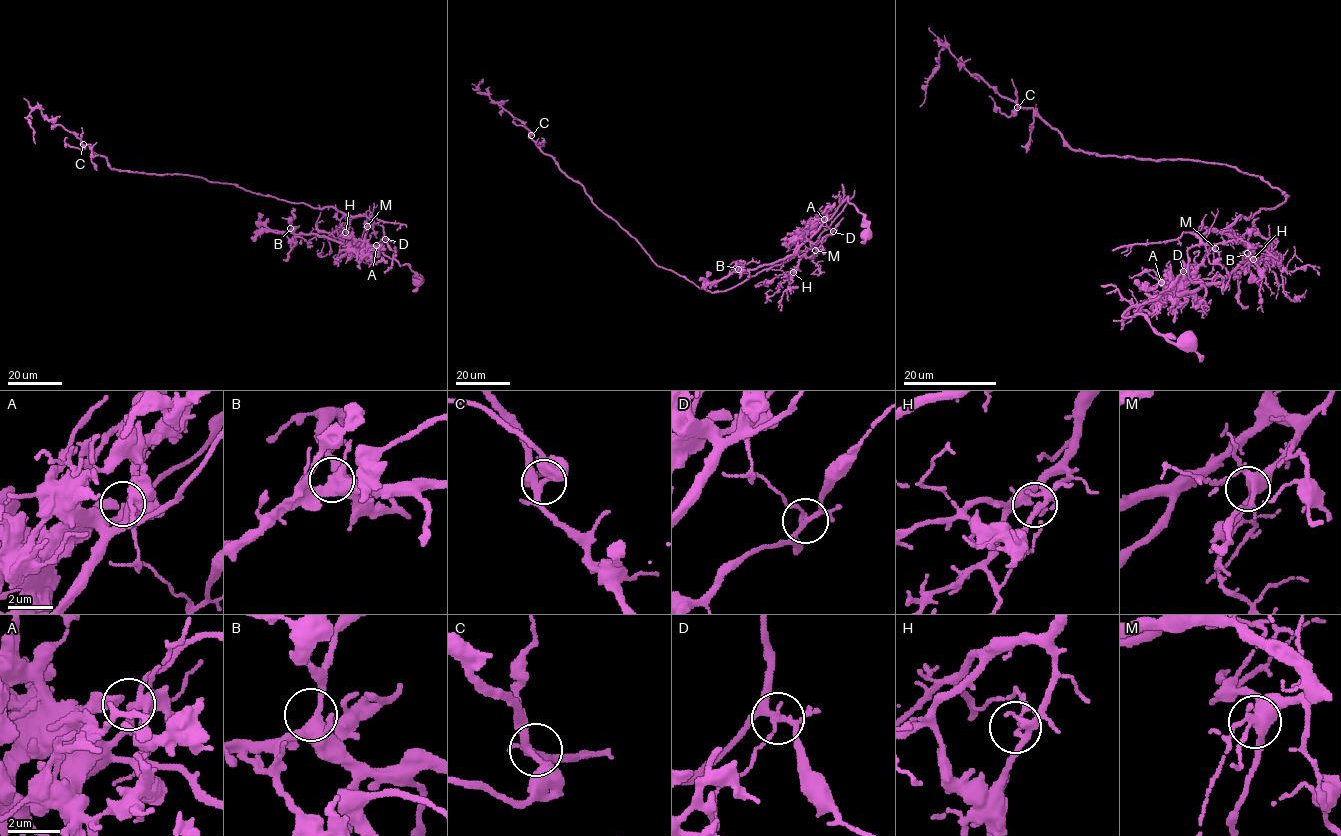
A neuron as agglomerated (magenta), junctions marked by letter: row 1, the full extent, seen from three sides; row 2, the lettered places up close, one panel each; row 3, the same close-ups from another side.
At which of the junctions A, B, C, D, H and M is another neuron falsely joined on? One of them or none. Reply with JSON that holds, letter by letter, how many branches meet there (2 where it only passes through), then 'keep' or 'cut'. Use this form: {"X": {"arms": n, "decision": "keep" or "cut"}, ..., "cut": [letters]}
{"A": {"arms": 4, "decision": "keep"}, "B": {"arms": 4, "decision": "keep"}, "C": {"arms": 4, "decision": "keep"}, "D": {"arms": 4, "decision": "cut"}, "H": {"arms": 5, "decision": "keep"}, "M": {"arms": 6, "decision": "keep"}, "cut": ["D"]}

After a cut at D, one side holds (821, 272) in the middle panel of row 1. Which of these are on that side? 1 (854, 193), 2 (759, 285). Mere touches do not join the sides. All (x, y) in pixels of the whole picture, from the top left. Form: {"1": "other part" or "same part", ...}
{"1": "same part", "2": "same part"}

